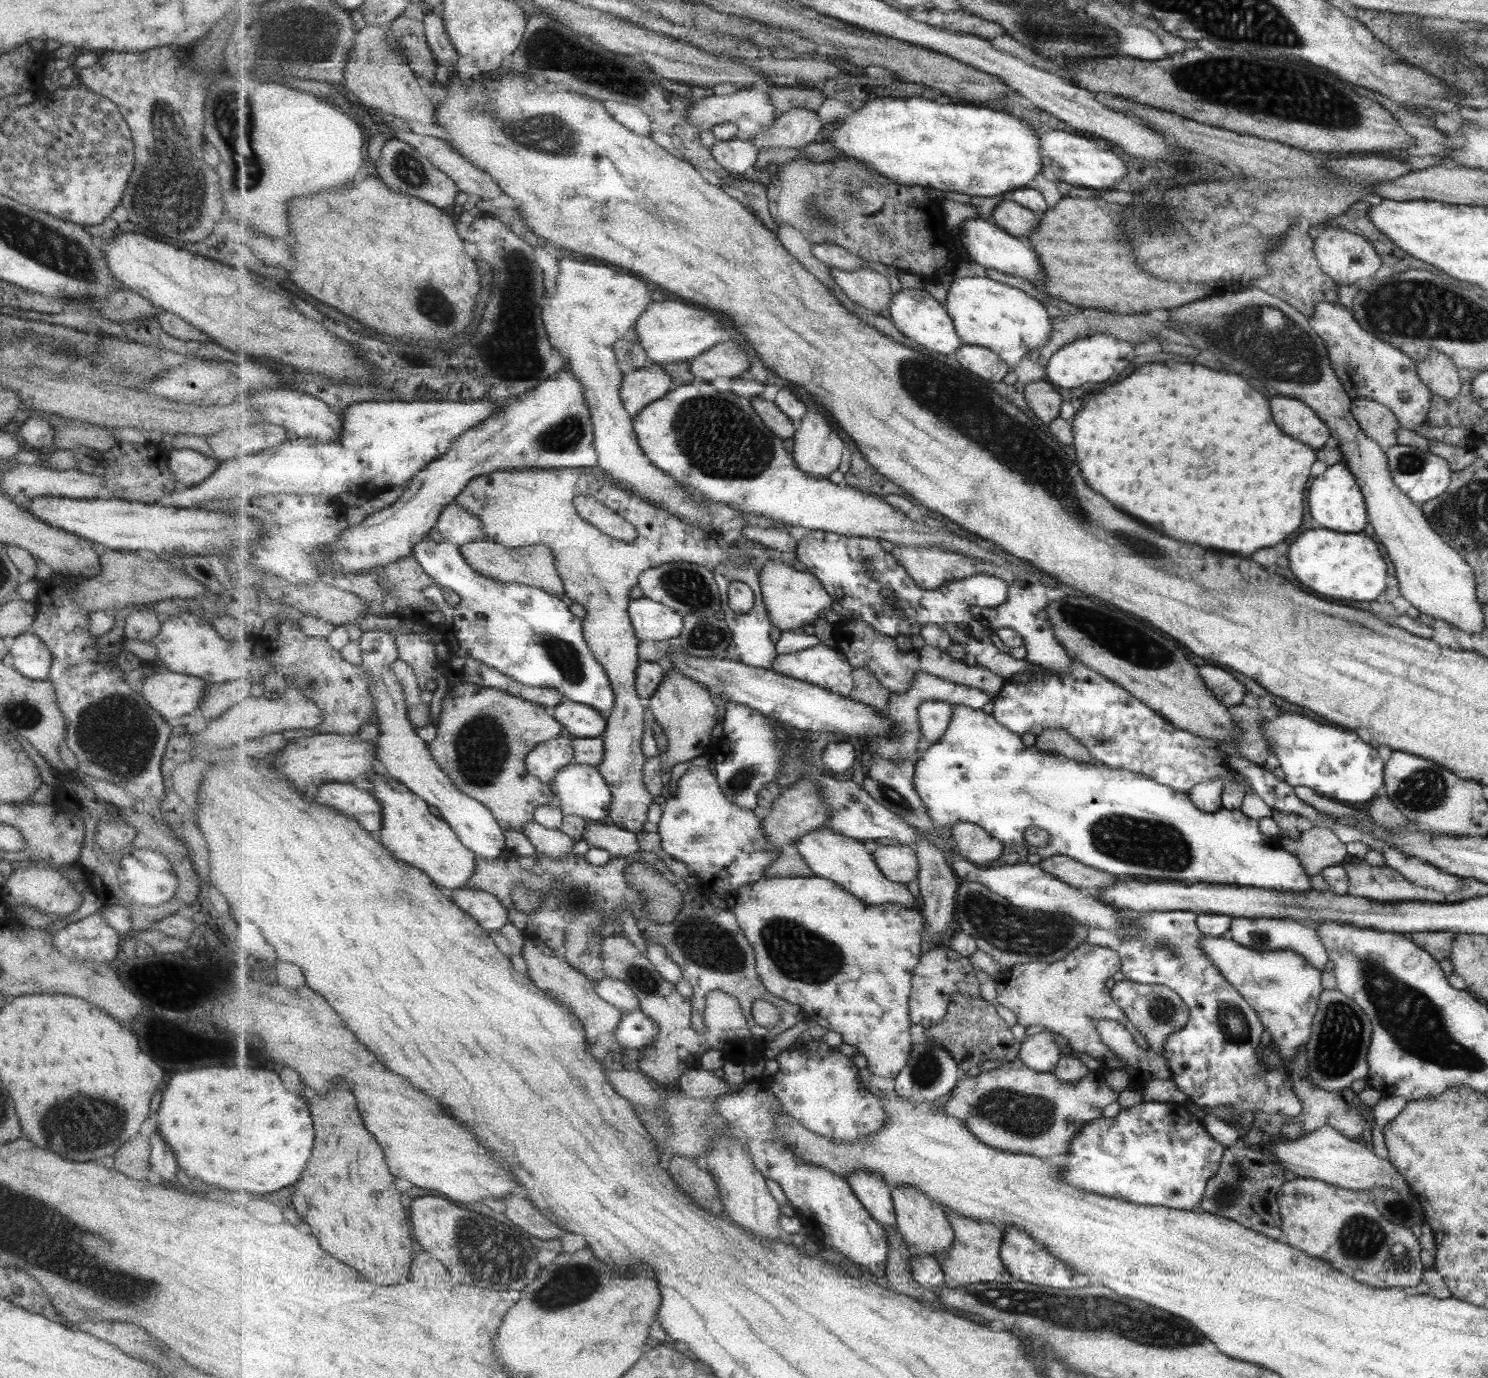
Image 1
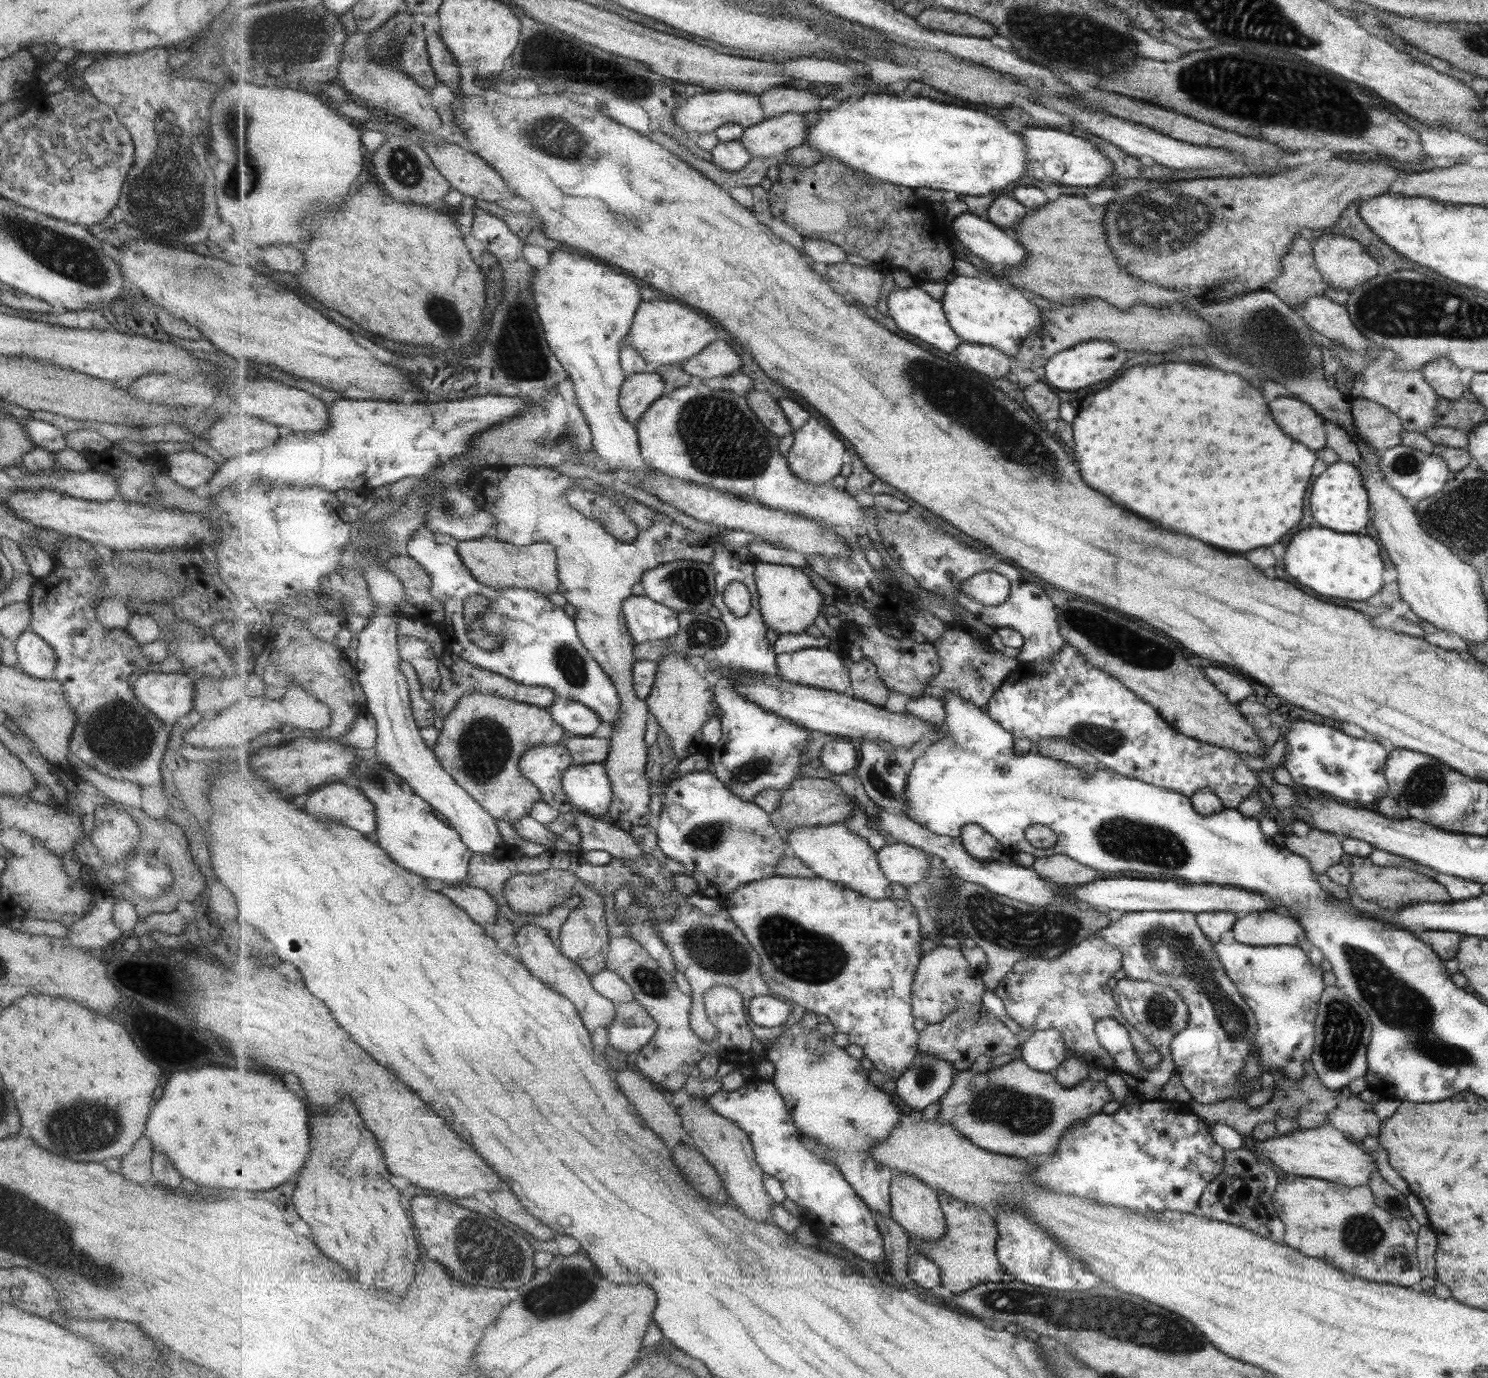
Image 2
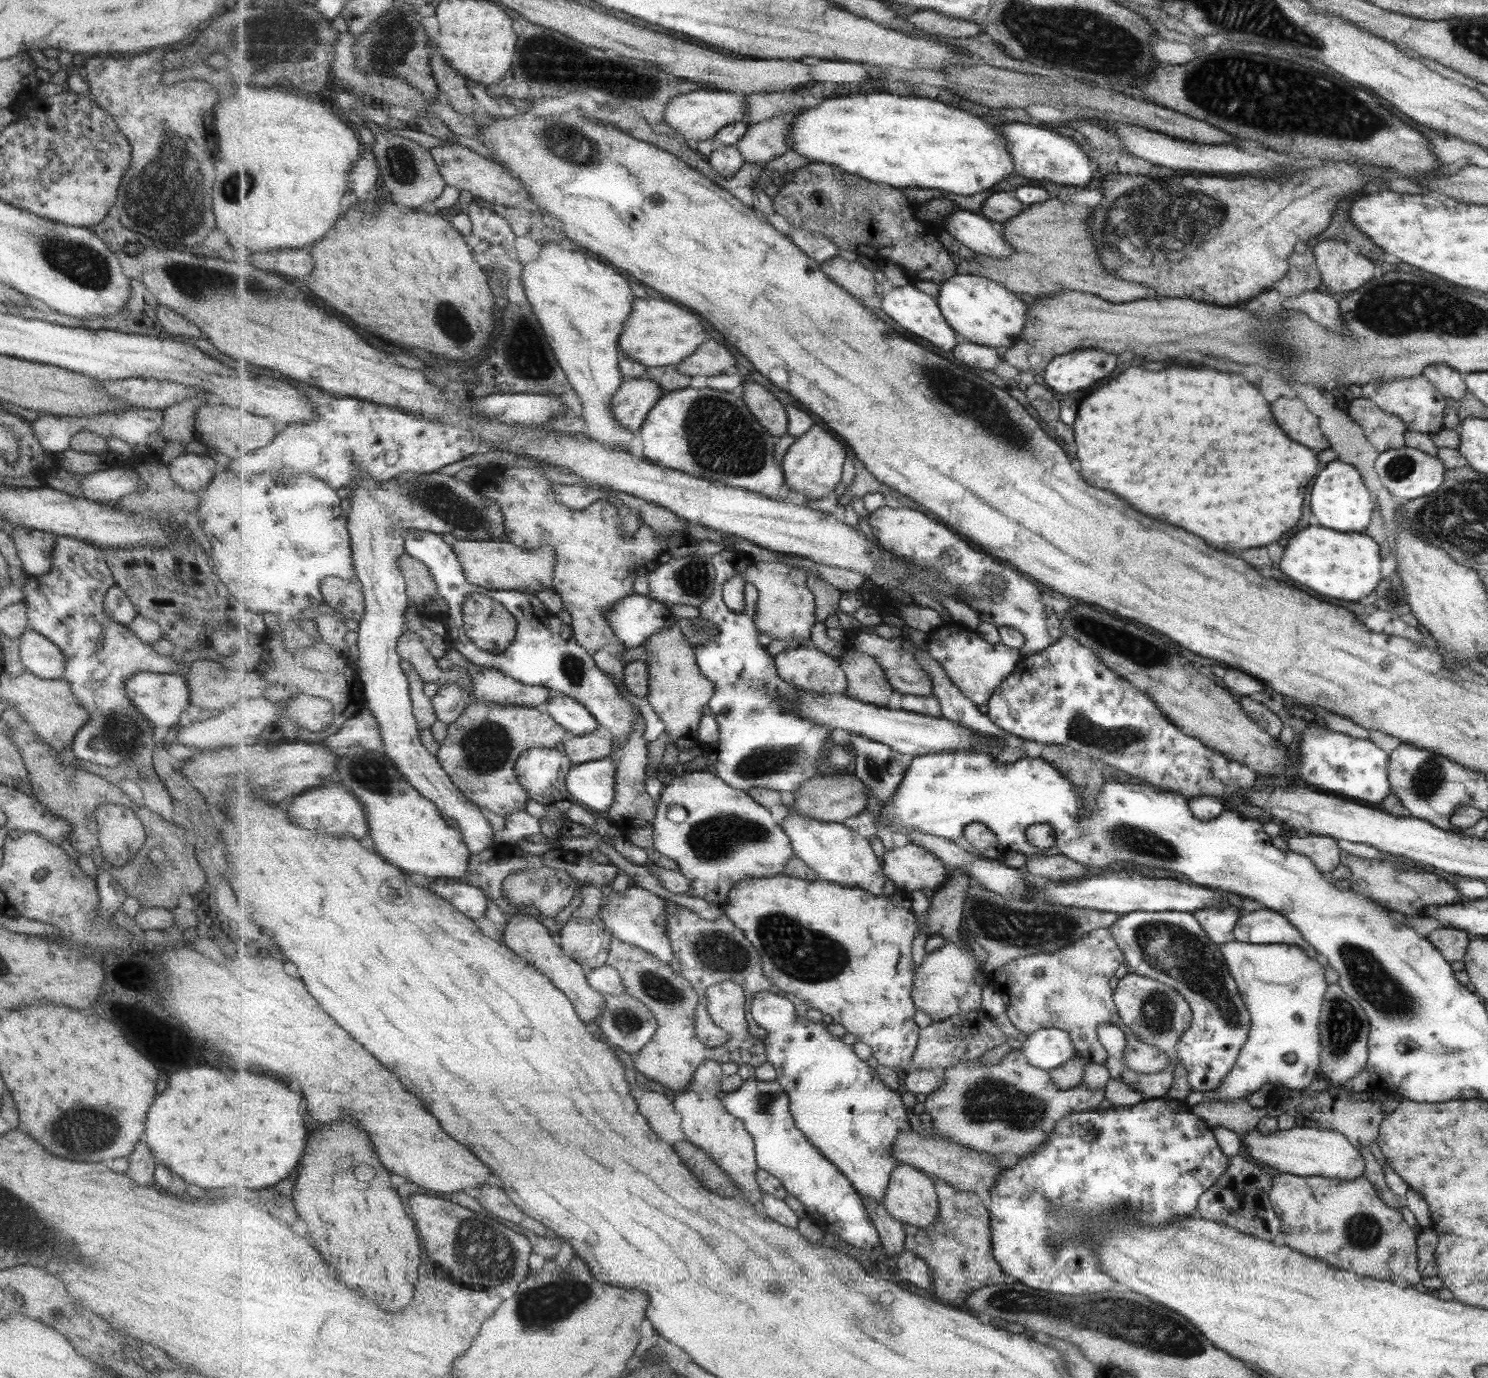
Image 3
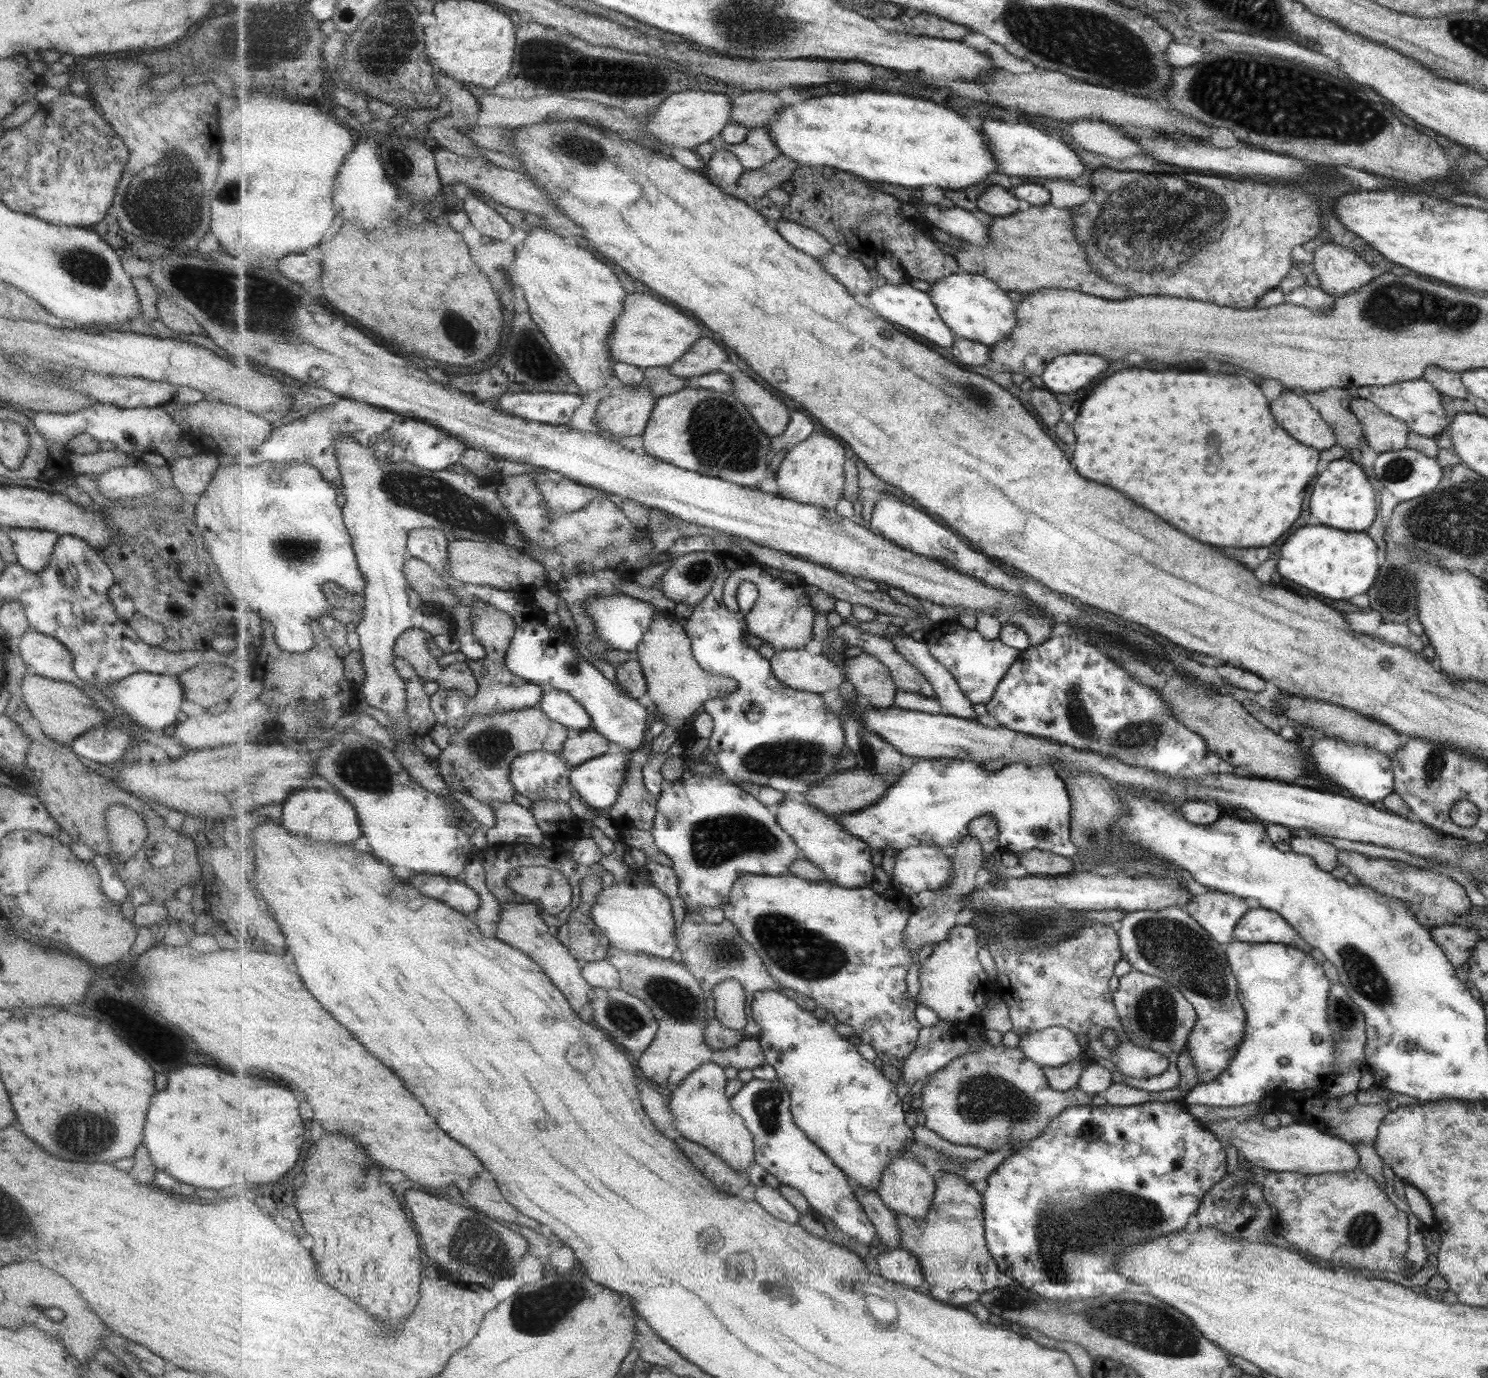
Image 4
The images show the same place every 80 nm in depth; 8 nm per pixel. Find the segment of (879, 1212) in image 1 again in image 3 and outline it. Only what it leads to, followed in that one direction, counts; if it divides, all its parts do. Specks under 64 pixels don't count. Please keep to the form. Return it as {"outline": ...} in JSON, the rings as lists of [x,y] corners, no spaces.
{"outline":[[[759,992],[750,1008],[754,1020],[766,1031],[764,1043],[768,1052],[768,1061],[776,1068],[779,1081],[790,1096],[792,1115],[796,1117],[800,1128],[809,1141],[842,1173],[852,1181],[852,1185],[862,1196],[884,1204],[892,1172],[899,1164],[894,1152],[897,1137],[911,1130],[907,1107],[897,1091],[891,1090],[865,1060],[855,1054],[850,1044],[827,1030],[823,1021],[812,1022],[807,1017],[797,1016],[795,1004],[775,992]]]}

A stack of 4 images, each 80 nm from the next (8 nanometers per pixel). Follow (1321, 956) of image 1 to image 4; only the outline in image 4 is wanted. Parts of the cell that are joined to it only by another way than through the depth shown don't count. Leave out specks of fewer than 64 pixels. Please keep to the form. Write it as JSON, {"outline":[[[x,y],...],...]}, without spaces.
{"outline":[[[1261,907],[1245,911],[1236,925],[1236,940],[1243,943],[1277,943],[1309,952],[1311,946],[1291,929],[1279,913]]]}

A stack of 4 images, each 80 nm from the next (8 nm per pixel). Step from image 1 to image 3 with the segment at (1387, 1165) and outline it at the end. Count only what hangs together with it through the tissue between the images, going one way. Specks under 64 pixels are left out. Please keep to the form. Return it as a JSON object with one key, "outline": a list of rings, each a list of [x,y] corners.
{"outline":[[[1296,1126],[1287,1130],[1277,1129],[1273,1134],[1261,1134],[1257,1132],[1257,1128],[1248,1131],[1238,1135],[1242,1144],[1242,1153],[1252,1156],[1258,1163],[1266,1164],[1277,1174],[1353,1180],[1364,1172],[1364,1159],[1361,1152],[1336,1131]]]}

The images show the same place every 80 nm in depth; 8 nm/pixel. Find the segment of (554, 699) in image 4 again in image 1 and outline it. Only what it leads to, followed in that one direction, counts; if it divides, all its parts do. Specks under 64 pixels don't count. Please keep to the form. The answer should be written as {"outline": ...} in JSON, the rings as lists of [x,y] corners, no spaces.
{"outline":[[[571,699],[563,700],[552,713],[561,724],[564,724],[566,734],[572,738],[601,737],[608,727],[608,719],[605,714],[596,708]]]}

